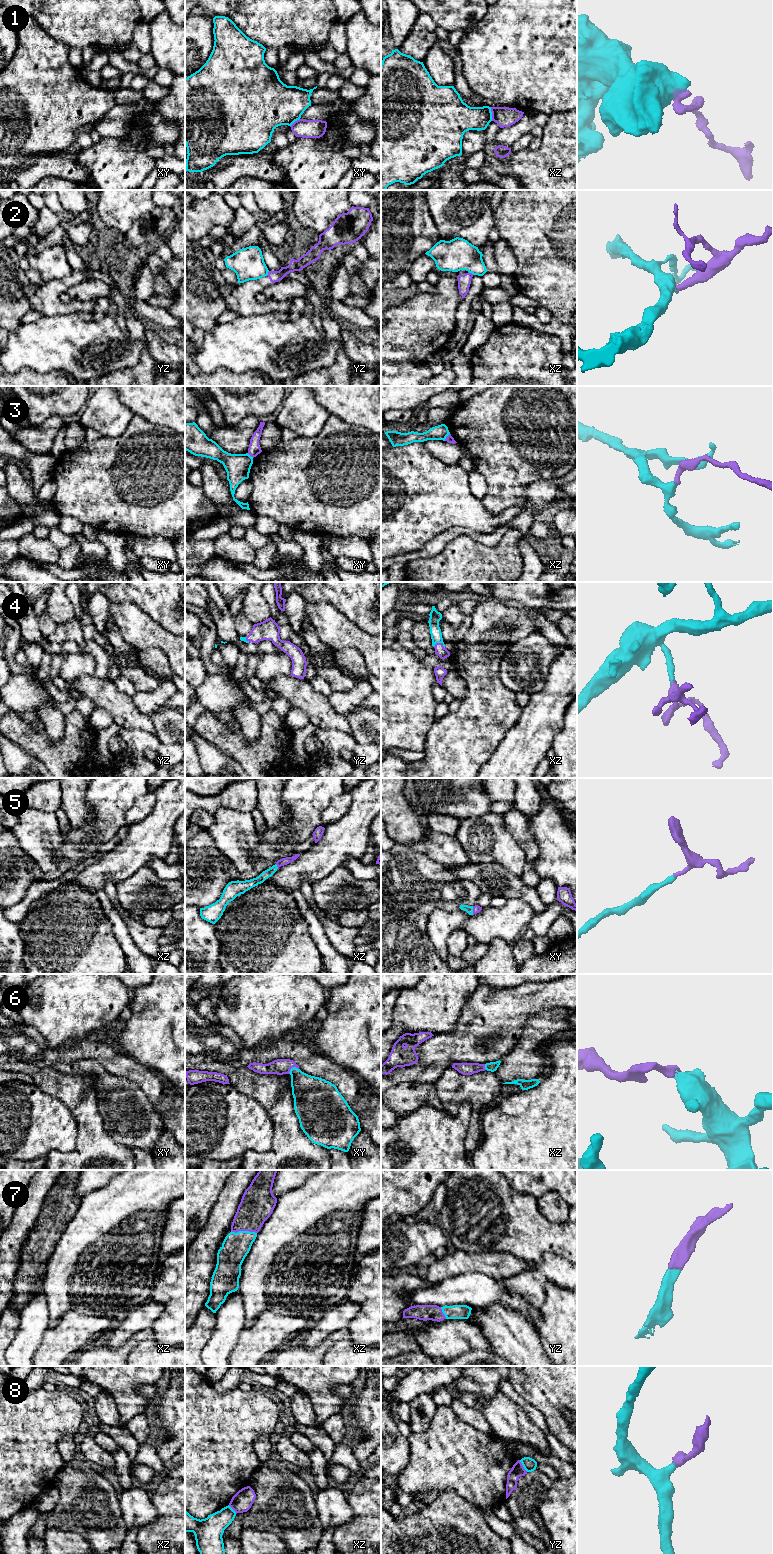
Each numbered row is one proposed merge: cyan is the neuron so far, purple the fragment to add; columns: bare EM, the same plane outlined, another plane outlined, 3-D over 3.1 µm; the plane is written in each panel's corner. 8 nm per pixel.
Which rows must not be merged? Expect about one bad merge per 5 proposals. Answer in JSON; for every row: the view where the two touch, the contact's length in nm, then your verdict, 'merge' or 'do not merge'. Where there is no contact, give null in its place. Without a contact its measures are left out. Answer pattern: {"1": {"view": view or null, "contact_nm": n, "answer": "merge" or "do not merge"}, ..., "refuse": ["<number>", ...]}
{"1": {"view": "xz", "contact_nm": 110, "answer": "do not merge"}, "2": {"view": "xz", "contact_nm": 50, "answer": "do not merge"}, "3": {"view": "xz", "contact_nm": 80, "answer": "do not merge"}, "4": {"view": "xz", "contact_nm": 100, "answer": "merge"}, "5": {"view": "xy", "contact_nm": 70, "answer": "merge"}, "6": {"view": "xy", "contact_nm": 90, "answer": "merge"}, "7": {"view": "xz", "contact_nm": 200, "answer": "merge"}, "8": {"view": "yz", "contact_nm": 120, "answer": "do not merge"}, "refuse": ["1", "2", "3", "8"]}

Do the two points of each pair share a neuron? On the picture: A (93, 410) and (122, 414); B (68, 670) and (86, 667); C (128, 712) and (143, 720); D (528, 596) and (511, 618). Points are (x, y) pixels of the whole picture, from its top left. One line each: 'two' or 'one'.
A: one
B: one
C: one
D: two

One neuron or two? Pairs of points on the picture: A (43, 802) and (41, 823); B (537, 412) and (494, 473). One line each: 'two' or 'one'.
A: two
B: one

